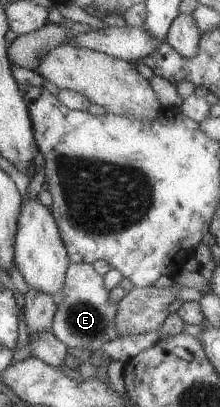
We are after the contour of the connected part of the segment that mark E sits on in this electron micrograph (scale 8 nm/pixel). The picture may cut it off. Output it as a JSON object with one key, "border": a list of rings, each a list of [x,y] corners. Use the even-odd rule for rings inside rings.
{"border":[[[71,263],[66,272],[64,288],[59,294],[51,332],[67,349],[94,352],[102,349],[106,342],[118,338],[118,304],[110,300],[110,290],[105,287],[103,276],[98,274],[92,265]]]}

